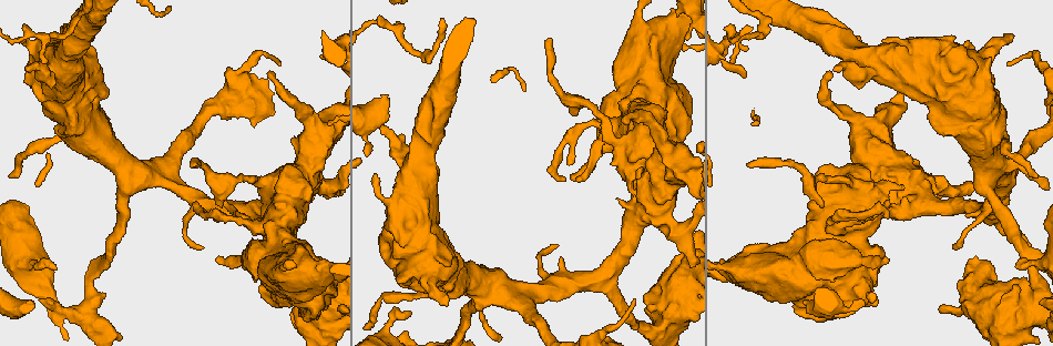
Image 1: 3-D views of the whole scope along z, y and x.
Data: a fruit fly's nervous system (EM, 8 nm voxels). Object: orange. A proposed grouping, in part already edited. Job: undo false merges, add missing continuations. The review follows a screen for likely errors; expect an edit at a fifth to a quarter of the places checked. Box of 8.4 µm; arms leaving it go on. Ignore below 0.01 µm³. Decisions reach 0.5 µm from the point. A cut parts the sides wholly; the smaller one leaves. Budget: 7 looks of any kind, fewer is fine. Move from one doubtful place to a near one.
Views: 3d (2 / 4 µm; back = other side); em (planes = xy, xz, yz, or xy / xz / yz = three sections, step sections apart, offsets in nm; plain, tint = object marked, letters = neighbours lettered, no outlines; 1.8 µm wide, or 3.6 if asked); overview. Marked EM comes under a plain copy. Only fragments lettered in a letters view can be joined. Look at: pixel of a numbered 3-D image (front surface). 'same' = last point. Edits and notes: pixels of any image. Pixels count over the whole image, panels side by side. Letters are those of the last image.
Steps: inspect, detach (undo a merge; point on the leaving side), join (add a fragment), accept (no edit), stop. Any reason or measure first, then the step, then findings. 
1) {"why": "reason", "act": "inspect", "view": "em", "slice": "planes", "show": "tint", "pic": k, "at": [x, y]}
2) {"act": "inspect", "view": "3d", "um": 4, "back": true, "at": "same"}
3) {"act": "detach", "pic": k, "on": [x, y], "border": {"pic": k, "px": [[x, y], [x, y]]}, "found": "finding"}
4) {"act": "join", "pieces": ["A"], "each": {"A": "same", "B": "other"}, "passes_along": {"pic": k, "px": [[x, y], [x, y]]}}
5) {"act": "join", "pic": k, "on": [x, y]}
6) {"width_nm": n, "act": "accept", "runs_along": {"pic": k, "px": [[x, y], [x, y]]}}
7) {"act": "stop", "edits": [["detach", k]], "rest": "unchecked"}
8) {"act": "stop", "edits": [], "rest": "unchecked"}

{"why": "free end", "act": "inspect", "view": "3d", "um": 2, "pic": 1, "at": [574, 181]}

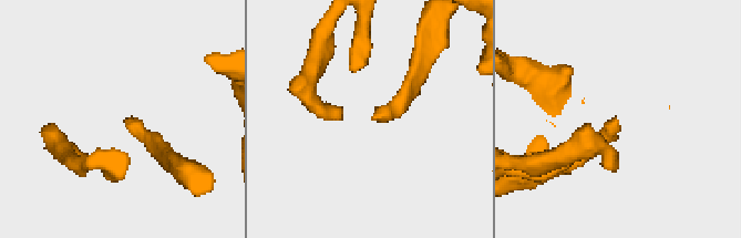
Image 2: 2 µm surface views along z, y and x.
{"act": "inspect", "view": "em", "slice": "xz", "step": 16, "show": "letters", "pic": 2, "at": [124, 120]}

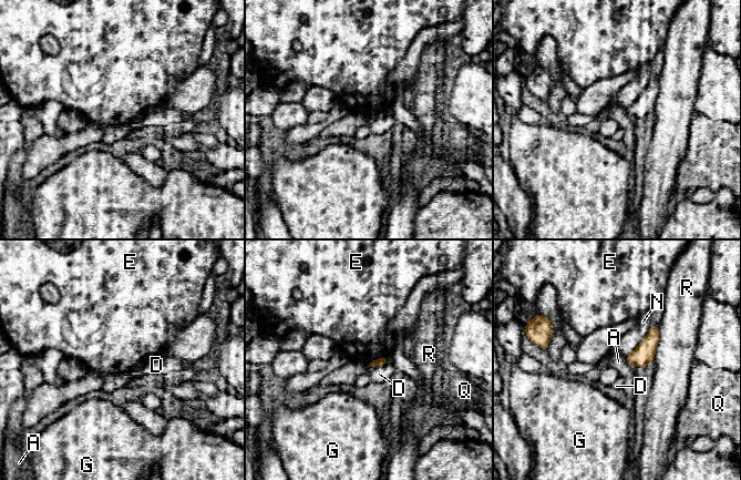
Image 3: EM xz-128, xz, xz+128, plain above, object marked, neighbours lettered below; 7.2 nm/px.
{"act": "accept", "each": {"A": "other", "D": "other", "E": "other", "G": "other", "N": "other", "Q": "other", "R": "other"}, "border": {"pic": 3, "px": [[388, 356], [381, 356], [367, 366]]}, "found": "no lettered fragment goes on from it"}

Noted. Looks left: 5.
{"why": "calibre changes", "act": "inspect", "view": "3d", "um": 4, "pic": 1, "at": [893, 206]}

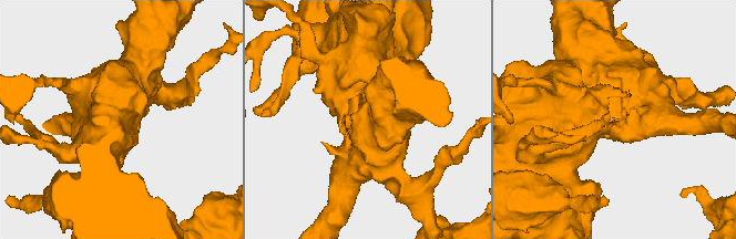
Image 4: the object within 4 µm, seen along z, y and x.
{"why": "need the tissue", "act": "inspect", "view": "em", "um": 3.6, "slice": "planes", "show": "letters", "pic": 4, "at": [611, 120]}

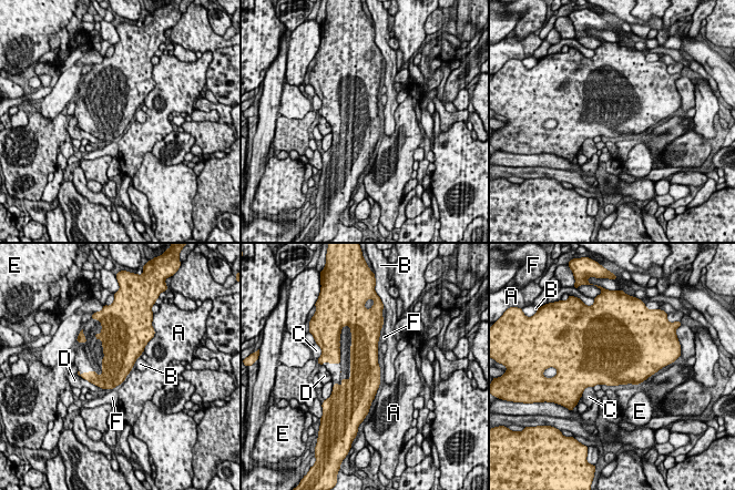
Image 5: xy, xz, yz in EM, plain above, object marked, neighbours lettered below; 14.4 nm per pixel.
{"width_nm": 440, "act": "accept", "each": {"A": "other", "B": "other", "C": "other", "D": "other", "E": "other", "F": "other"}, "border": {"pic": 5, "px": [[146, 343], [142, 351]]}, "found": "all the same neuron"}

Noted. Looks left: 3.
{"why": "an open end", "act": "inspect", "view": "3d", "um": 2, "pic": 1, "at": [383, 97]}

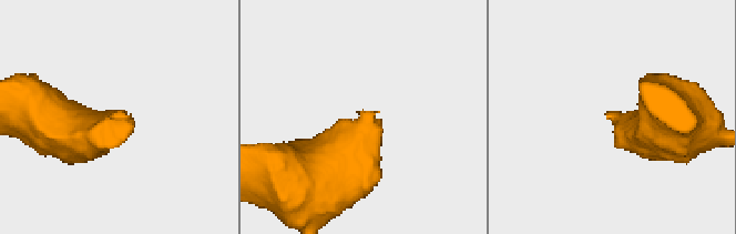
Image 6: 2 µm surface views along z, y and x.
{"why": "now the EM", "act": "inspect", "view": "em", "slice": "yz", "step": 8, "show": "letters", "pic": 6, "at": [367, 114]}

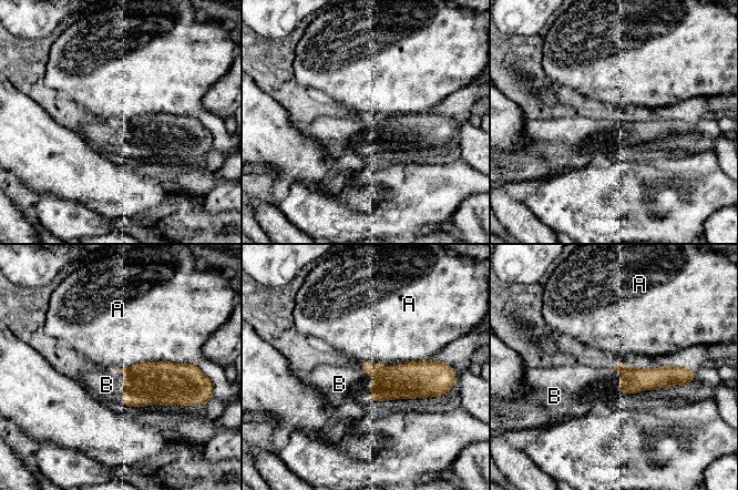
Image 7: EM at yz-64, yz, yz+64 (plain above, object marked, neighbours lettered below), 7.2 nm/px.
{"act": "join", "pieces": ["B"], "each": {"A": "other", "B": "same"}, "found": "it goes on there"}

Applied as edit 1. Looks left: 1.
{"act": "stop", "edits": [["join", 7]], "rest": "unchecked"}

